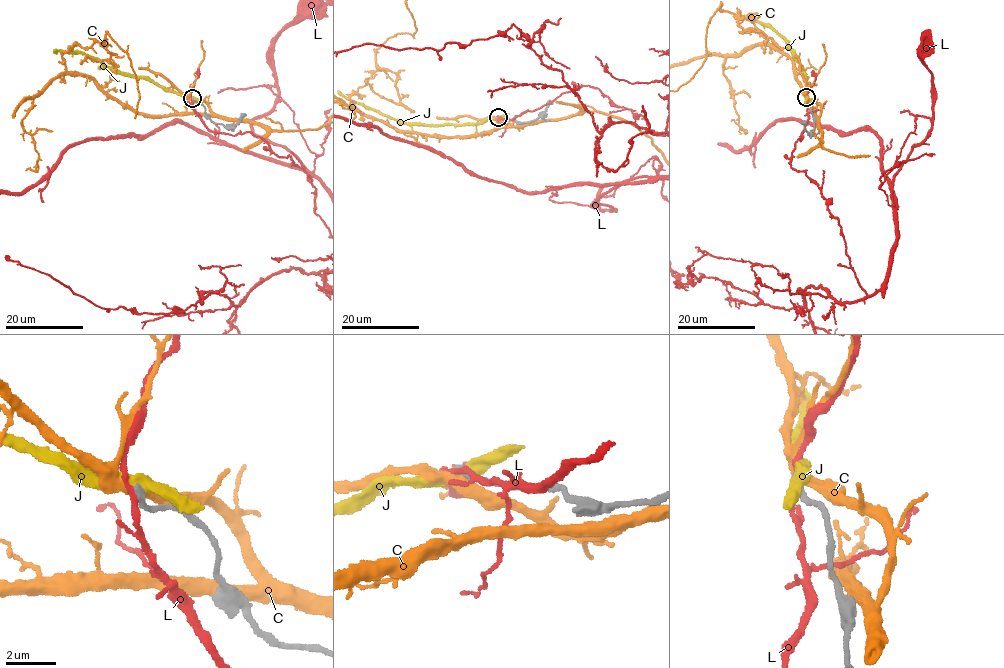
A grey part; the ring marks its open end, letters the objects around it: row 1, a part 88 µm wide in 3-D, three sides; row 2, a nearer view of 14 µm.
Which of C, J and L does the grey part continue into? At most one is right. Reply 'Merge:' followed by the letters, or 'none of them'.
Merge: none of them

